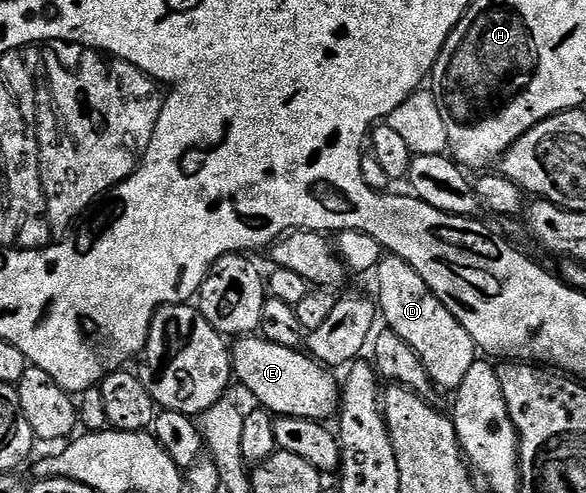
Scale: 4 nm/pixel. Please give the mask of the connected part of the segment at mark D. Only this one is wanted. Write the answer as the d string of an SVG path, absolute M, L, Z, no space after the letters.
M386 254L375 272L377 278L376 302L379 304L379 315L388 330L399 333L407 345L423 361L425 371L438 388L449 387L456 389L467 377L467 369L478 362L479 348L473 344L471 333L459 325L457 318L431 293L427 281L419 277L407 261L397 255Z

